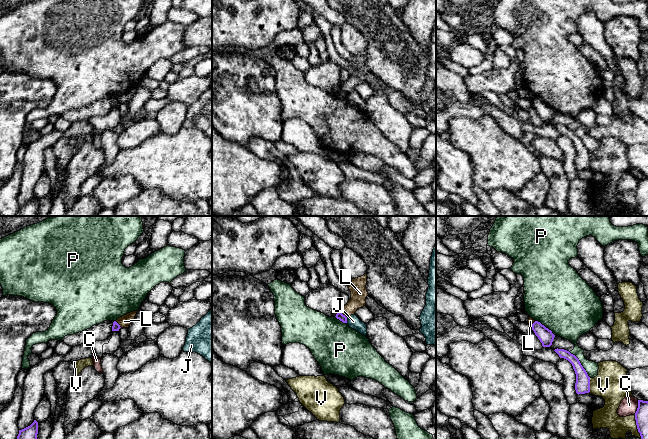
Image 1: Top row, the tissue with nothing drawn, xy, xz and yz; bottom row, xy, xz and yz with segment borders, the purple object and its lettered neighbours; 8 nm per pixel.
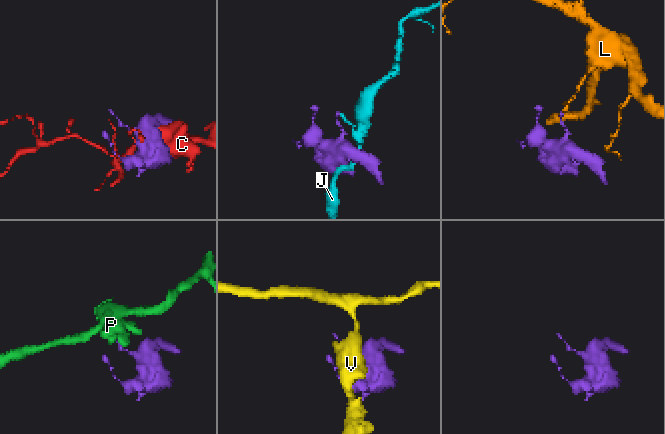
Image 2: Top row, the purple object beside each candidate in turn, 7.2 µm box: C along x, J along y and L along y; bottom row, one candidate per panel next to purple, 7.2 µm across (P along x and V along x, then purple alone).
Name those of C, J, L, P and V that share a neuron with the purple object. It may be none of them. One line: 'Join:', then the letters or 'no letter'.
Join: no letter

